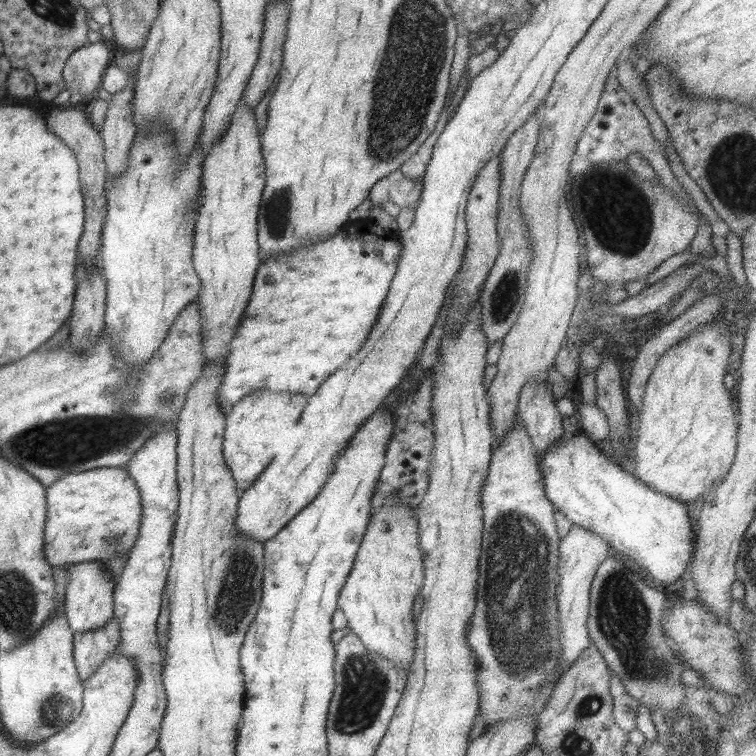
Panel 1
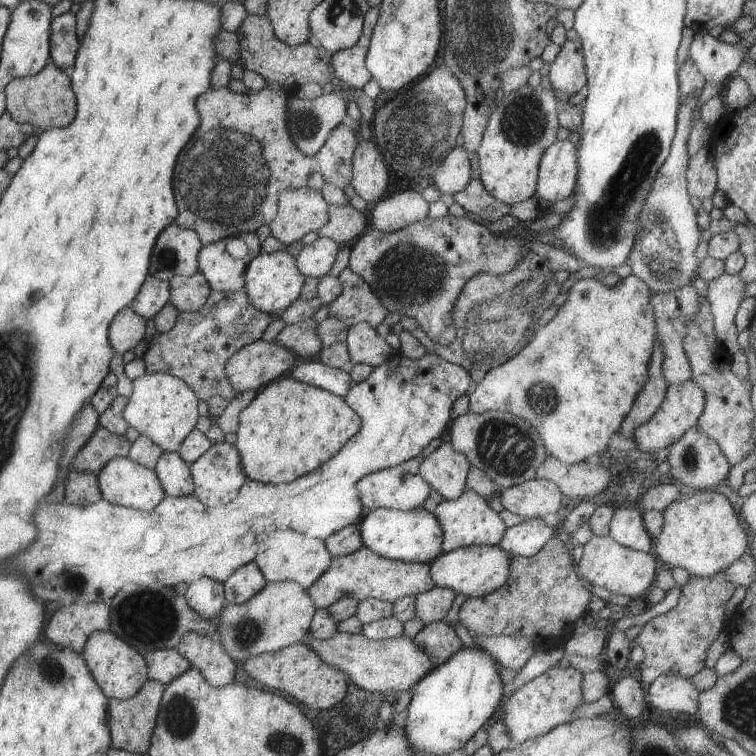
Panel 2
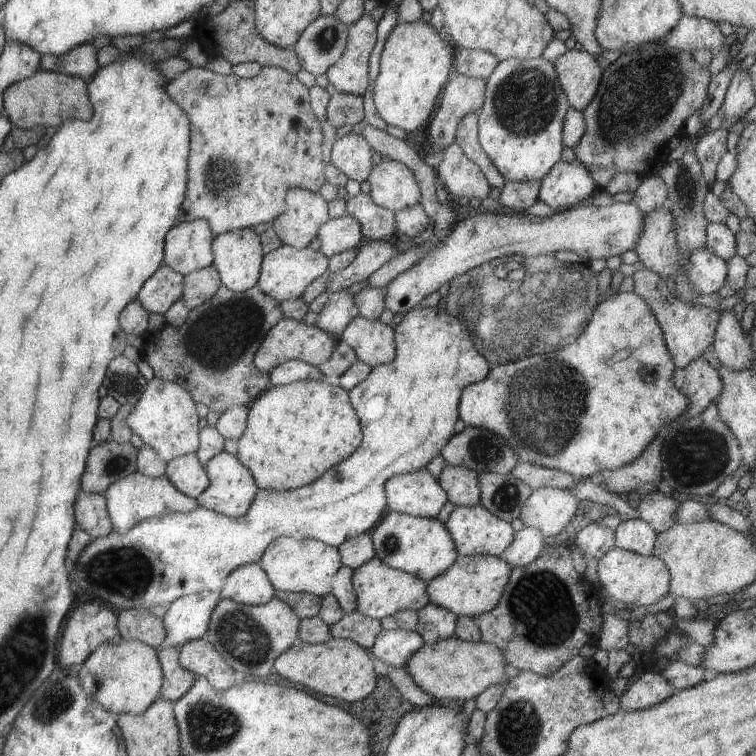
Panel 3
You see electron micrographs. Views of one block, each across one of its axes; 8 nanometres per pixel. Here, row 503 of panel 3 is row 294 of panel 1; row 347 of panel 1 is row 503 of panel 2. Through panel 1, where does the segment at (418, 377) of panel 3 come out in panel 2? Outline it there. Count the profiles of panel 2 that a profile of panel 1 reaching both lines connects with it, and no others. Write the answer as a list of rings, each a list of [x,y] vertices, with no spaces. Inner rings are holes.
[[[397,350],[387,362],[383,362],[383,364],[373,368],[367,380],[362,380],[361,382],[352,383],[350,385],[343,400],[345,400],[347,406],[359,416],[359,430],[341,446],[341,450],[338,450],[337,454],[334,454],[329,460],[323,462],[319,468],[312,470],[312,472],[307,472],[307,474],[303,474],[303,476],[299,476],[295,478],[295,480],[291,480],[291,482],[274,485],[246,479],[241,485],[241,488],[239,488],[237,498],[231,500],[229,504],[221,506],[221,508],[207,508],[207,506],[203,506],[193,494],[182,497],[168,497],[165,495],[161,498],[161,502],[159,502],[153,510],[149,511],[113,505],[103,499],[89,504],[89,506],[69,506],[69,504],[51,504],[51,506],[45,506],[45,504],[41,502],[41,506],[37,506],[37,516],[35,516],[39,534],[37,534],[33,546],[29,546],[29,550],[25,550],[25,552],[17,554],[17,558],[13,558],[13,568],[15,568],[15,570],[21,570],[21,572],[27,576],[27,566],[29,566],[29,584],[31,584],[31,588],[33,588],[33,594],[35,594],[37,598],[43,598],[45,602],[56,602],[60,606],[73,604],[73,602],[83,602],[83,604],[89,604],[89,602],[105,603],[109,598],[113,598],[113,594],[115,594],[123,584],[129,584],[129,582],[133,582],[133,584],[145,584],[147,578],[153,580],[153,582],[161,582],[163,586],[175,586],[175,584],[179,584],[179,582],[189,584],[191,580],[197,580],[197,578],[201,578],[201,576],[207,576],[207,578],[211,578],[211,580],[224,583],[225,578],[229,578],[229,574],[233,574],[233,570],[237,570],[239,566],[243,566],[243,564],[247,564],[247,562],[253,560],[253,556],[255,556],[255,552],[253,552],[253,538],[255,538],[259,532],[273,528],[291,529],[295,532],[305,534],[308,537],[321,538],[321,540],[324,540],[329,534],[333,534],[333,532],[337,532],[337,530],[341,530],[341,528],[345,528],[345,526],[349,526],[349,524],[357,524],[366,511],[361,506],[359,498],[357,498],[355,482],[363,478],[363,475],[368,475],[378,470],[385,470],[386,468],[398,465],[412,458],[420,457],[421,450],[423,450],[433,438],[445,437],[447,426],[453,416],[451,409],[453,402],[455,402],[455,399],[459,398],[459,396],[468,393],[473,384],[473,380],[467,370],[463,370],[461,366],[457,366],[456,364],[445,362],[445,360],[441,360],[441,358],[435,356],[435,354],[426,352],[425,356],[419,358],[419,360],[409,360],[409,358],[405,358],[405,356]]]

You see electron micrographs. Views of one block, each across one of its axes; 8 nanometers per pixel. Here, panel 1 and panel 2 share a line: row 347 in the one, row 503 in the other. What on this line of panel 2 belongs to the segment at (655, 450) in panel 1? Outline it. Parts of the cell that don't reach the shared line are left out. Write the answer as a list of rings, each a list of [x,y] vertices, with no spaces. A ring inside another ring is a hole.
[[[703,489],[682,495],[679,500],[667,504],[662,515],[664,523],[657,538],[653,539],[653,550],[668,568],[683,568],[687,574],[697,578],[713,576],[735,562],[748,546],[748,529],[739,524],[729,500],[717,490]]]

